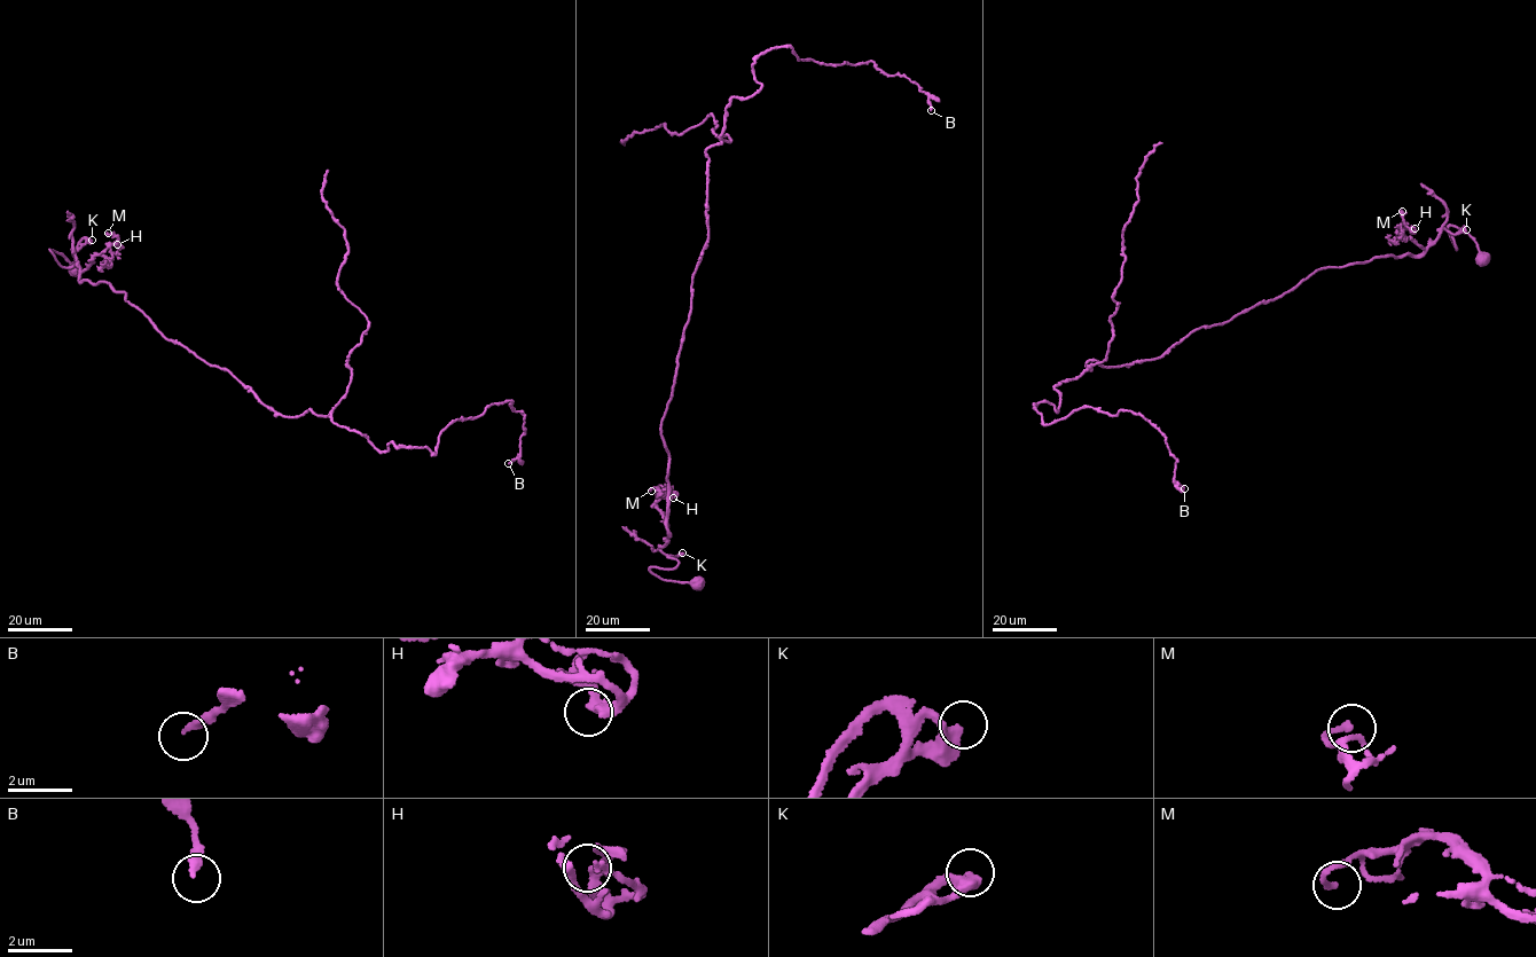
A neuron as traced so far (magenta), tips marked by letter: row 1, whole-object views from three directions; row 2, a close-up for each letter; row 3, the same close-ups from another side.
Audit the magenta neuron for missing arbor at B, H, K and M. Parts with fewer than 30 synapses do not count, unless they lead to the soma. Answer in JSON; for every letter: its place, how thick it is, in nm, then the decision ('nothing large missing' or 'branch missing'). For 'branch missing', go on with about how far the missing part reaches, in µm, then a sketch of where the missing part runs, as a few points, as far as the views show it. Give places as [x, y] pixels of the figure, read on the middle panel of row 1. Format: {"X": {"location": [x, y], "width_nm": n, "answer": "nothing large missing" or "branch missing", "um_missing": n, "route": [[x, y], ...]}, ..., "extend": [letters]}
{"B": {"location": [931, 110], "width_nm": 240, "answer": "nothing large missing"}, "H": {"location": [673, 497], "width_nm": 220, "answer": "nothing large missing"}, "K": {"location": [682, 552], "width_nm": 320, "answer": "nothing large missing"}, "M": {"location": [651, 491], "width_nm": 170, "answer": "nothing large missing"}, "extend": []}

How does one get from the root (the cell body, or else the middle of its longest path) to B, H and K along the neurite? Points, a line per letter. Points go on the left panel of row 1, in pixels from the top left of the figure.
B: (75, 269), (275, 413), (382, 452), (435, 454), (511, 400), (508, 463)
H: (75, 269), (49, 250), (64, 267), (73, 264), (72, 249), (81, 272), (93, 256), (117, 244)
K: (75, 269), (75, 273), (64, 257), (49, 250), (61, 266), (70, 267), (73, 264), (76, 250), (92, 240)

